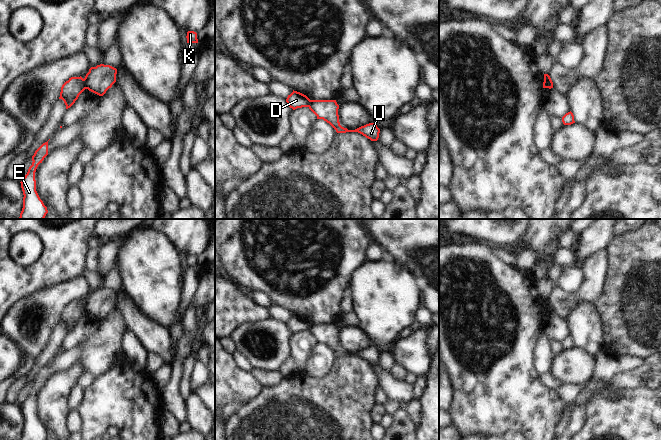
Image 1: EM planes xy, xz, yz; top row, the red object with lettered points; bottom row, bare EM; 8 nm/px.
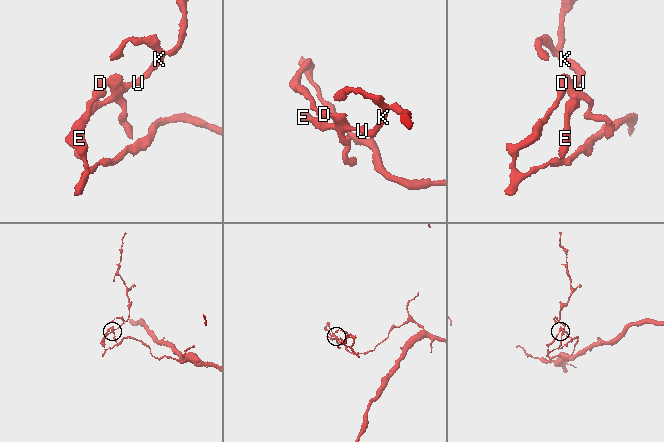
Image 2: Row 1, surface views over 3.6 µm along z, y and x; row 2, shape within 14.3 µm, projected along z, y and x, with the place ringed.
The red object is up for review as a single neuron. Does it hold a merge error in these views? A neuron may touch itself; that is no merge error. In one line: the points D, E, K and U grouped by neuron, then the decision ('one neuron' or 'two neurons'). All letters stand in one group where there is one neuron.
D / E K U; two neurons

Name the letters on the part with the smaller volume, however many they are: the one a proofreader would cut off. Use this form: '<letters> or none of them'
E, K, U

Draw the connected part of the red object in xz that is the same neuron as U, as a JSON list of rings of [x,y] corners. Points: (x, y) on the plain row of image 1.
[[[311,324],[308,331],[317,343],[323,343],[329,347],[337,357],[358,356],[371,365],[377,365],[379,362],[380,353],[374,347],[366,348],[355,354],[342,351],[339,346],[339,329],[336,324]]]

